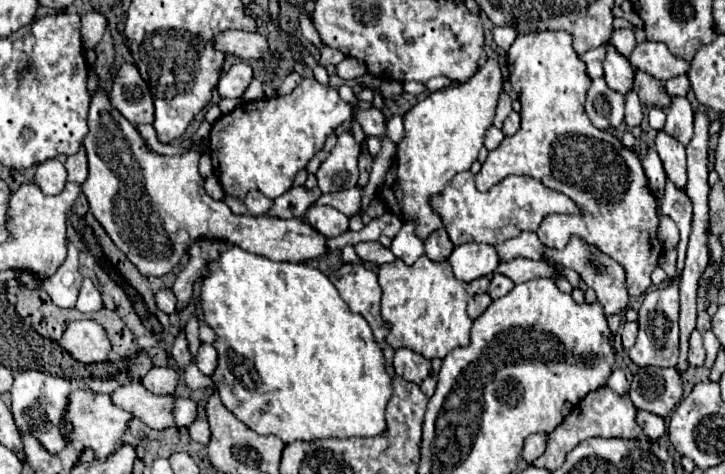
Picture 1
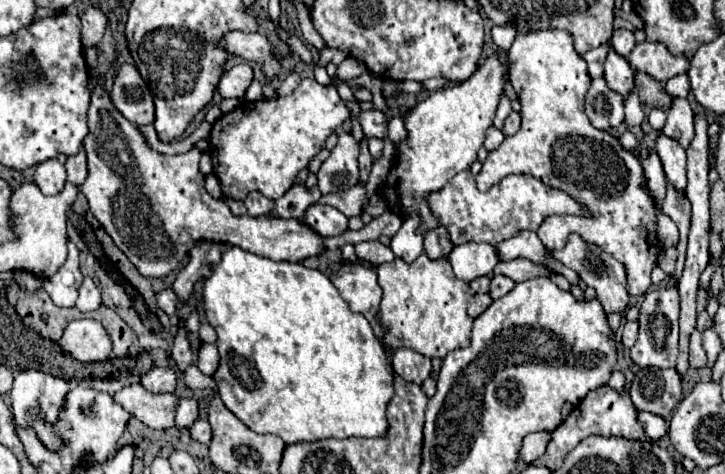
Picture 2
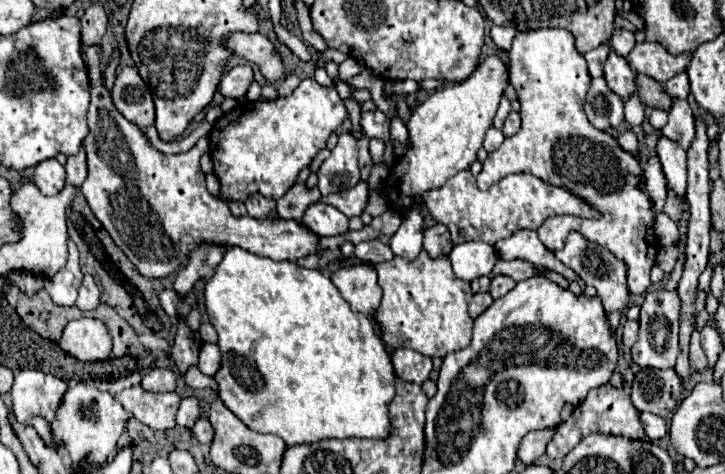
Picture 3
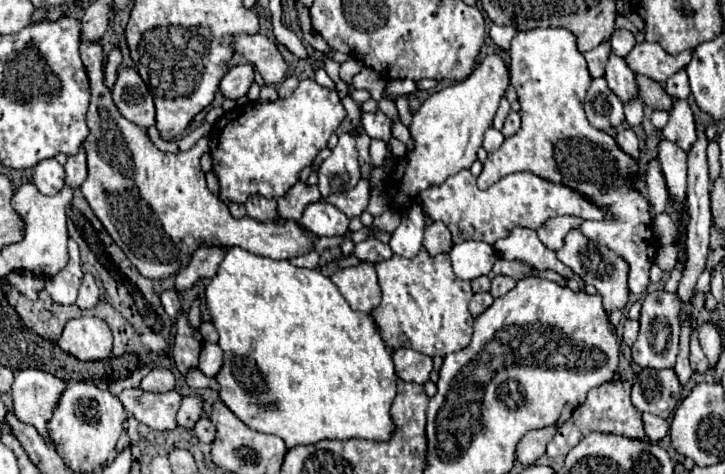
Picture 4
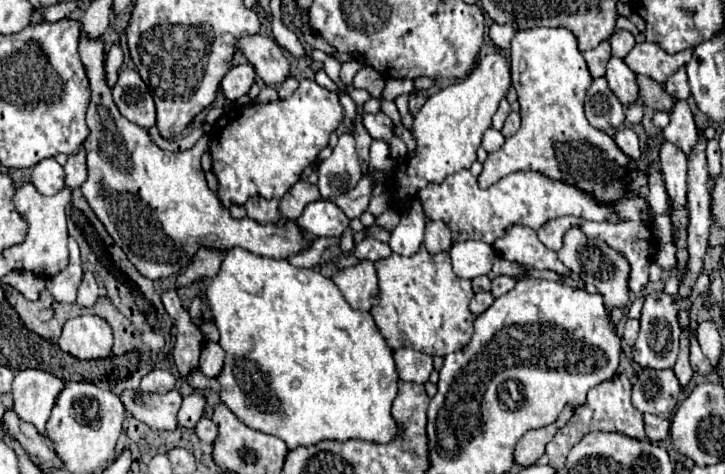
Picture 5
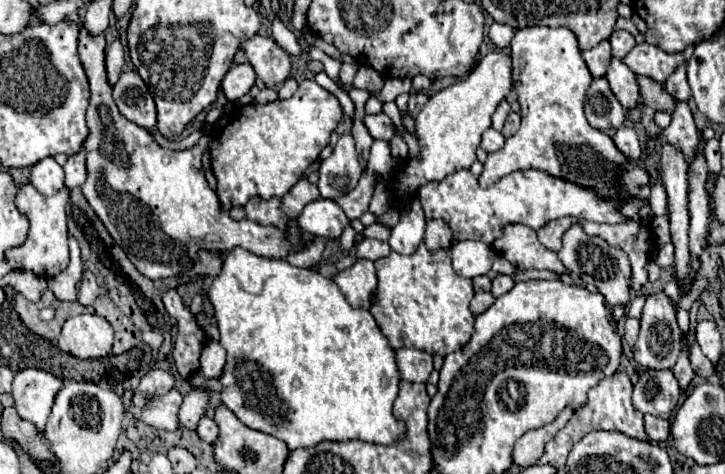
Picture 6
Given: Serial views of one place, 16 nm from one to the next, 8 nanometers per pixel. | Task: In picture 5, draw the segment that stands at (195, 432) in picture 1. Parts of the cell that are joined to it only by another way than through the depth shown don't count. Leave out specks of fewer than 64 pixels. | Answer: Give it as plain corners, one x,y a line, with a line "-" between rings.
202,418
202,420
196,424
194,432
198,434
198,438
200,438
202,442
208,442
208,444
212,444
212,442
216,440
216,436
218,436
218,428
216,428
216,424
214,424
210,418

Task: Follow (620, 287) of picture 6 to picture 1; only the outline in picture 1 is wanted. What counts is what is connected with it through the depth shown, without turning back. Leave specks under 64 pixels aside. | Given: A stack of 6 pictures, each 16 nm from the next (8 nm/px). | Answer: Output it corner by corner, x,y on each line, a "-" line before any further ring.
570,236
570,242
566,244
564,250
548,250
546,254
550,260
560,262
562,266
568,266
572,270
576,270
580,274
580,278
586,282
586,286
596,290
596,298
604,310
606,316
610,314
620,314
626,310
628,306
628,290
626,290
626,272
624,266
620,262
616,262
614,258
602,254
596,246
586,244
580,236

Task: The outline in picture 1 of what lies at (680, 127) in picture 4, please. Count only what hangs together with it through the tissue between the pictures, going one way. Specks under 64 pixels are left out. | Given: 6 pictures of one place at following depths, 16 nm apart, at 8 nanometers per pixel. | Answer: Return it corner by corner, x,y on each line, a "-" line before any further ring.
672,98
672,104
666,110
668,120
666,126
662,128
668,136
680,140
684,146
690,144
694,136
694,112
690,108
690,102
686,98

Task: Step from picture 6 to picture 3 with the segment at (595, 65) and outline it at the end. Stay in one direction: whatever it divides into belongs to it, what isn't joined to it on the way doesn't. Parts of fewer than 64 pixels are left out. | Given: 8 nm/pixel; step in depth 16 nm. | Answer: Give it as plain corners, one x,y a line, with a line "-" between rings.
600,44
598,48
584,54
584,58
588,62
588,72
592,78
604,76
604,62
606,62
608,54
610,54
610,44

